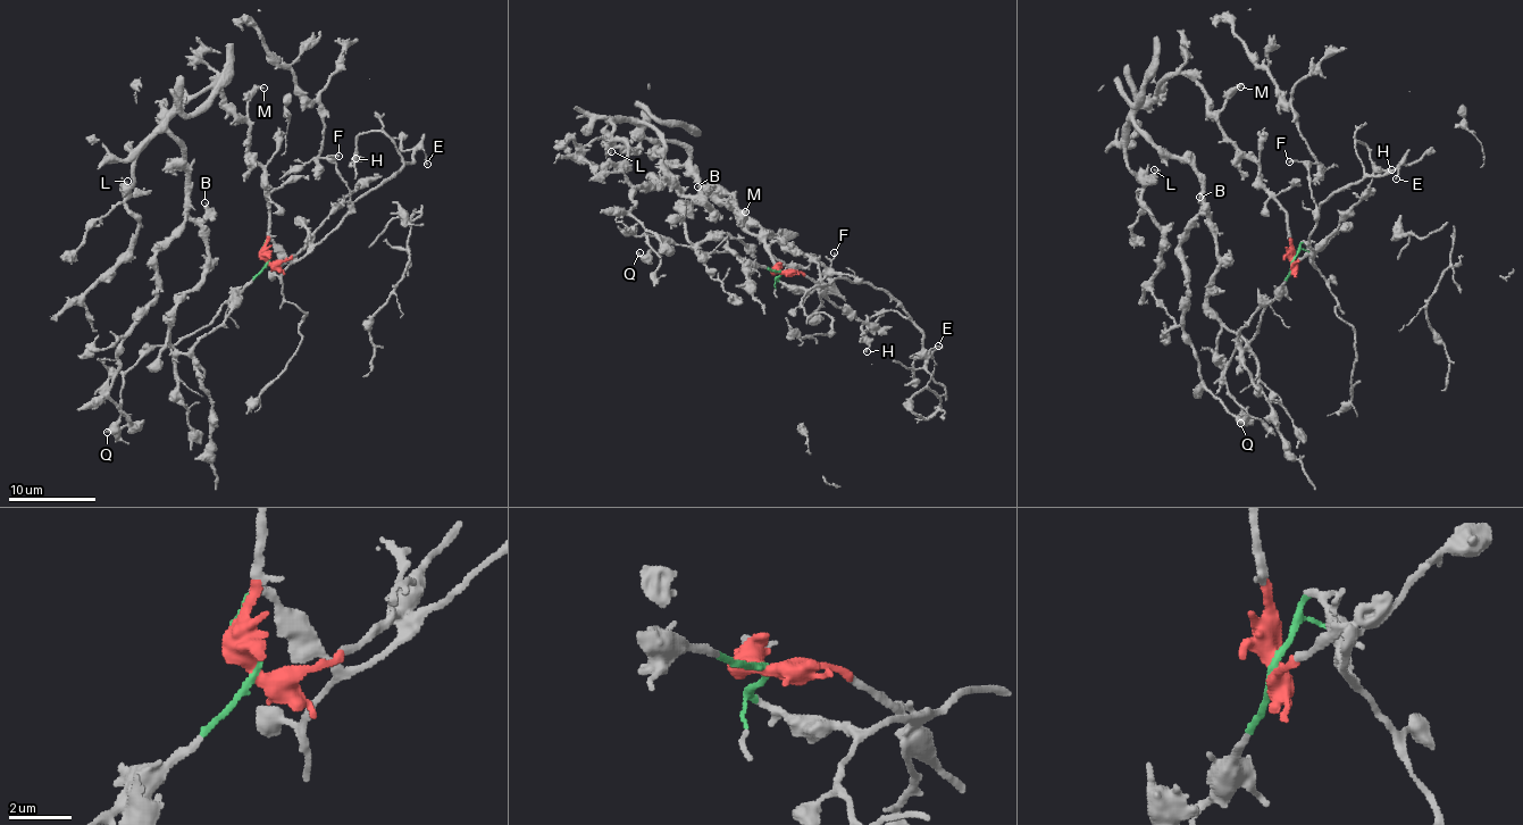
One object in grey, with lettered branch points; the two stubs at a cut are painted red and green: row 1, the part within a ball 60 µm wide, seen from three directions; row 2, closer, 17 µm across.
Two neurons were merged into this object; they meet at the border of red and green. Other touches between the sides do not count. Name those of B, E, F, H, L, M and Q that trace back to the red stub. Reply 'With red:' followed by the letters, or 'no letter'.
With red: B, L, M

